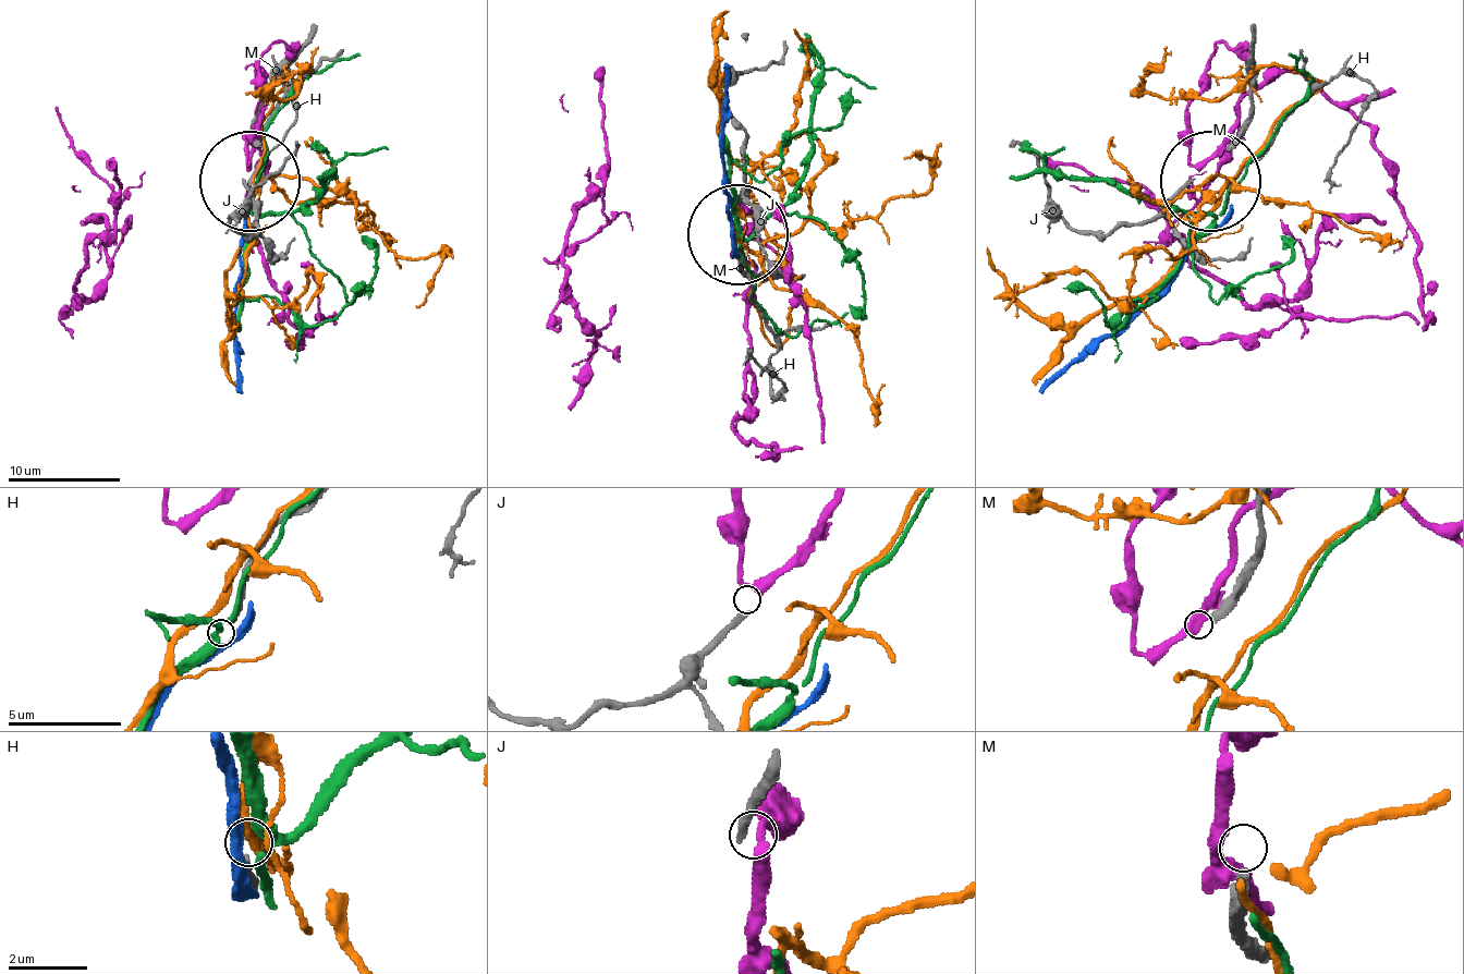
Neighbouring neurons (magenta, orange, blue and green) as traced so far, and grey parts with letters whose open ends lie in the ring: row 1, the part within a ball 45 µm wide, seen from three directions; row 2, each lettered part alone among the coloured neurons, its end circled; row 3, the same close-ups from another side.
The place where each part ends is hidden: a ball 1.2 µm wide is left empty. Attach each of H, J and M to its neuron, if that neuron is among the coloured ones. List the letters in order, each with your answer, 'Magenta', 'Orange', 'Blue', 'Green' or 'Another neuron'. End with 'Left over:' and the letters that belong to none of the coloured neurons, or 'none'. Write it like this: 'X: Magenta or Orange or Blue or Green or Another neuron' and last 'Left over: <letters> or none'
H: Another neuron
J: Magenta
M: Another neuron
Left over: H, M

